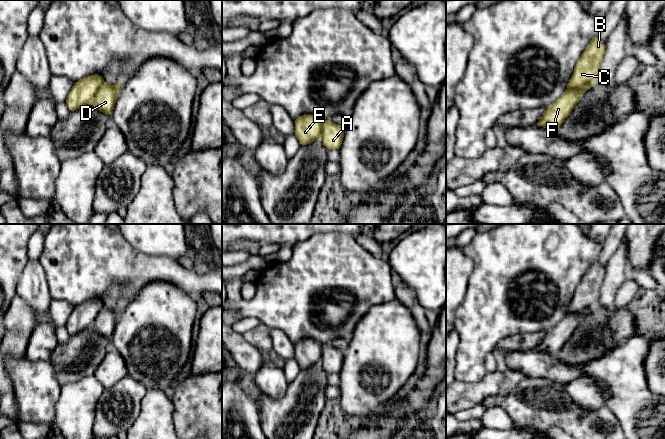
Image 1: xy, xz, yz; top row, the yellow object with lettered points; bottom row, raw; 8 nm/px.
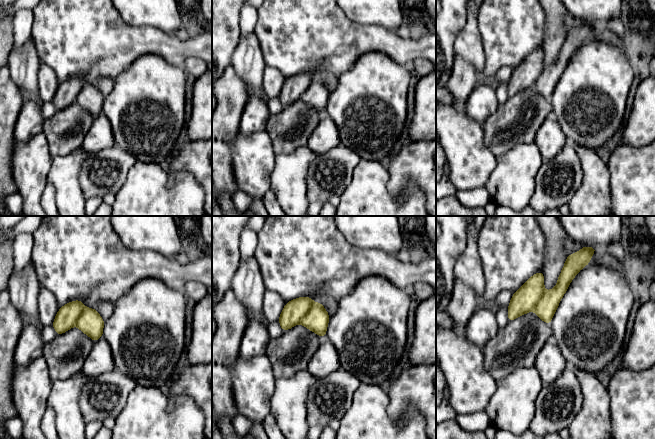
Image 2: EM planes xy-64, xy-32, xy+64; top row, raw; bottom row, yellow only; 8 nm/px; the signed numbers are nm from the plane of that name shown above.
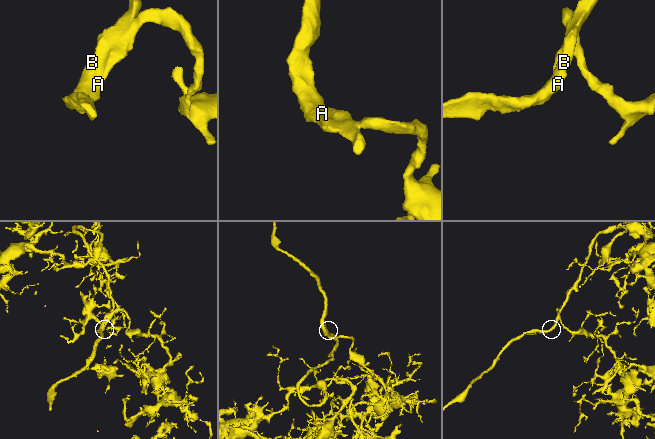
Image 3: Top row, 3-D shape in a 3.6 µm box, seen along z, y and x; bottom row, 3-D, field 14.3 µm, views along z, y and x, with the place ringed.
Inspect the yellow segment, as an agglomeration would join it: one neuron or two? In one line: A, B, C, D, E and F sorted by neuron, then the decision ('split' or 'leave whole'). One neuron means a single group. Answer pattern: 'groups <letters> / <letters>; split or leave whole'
groups A B C D E F; leave whole

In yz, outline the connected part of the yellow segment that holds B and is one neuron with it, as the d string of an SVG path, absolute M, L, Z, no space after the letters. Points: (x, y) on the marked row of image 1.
M594 37L577 62L568 83L568 89L552 105L546 107L542 118L535 124L556 132L581 99L583 93L598 81L605 43Z

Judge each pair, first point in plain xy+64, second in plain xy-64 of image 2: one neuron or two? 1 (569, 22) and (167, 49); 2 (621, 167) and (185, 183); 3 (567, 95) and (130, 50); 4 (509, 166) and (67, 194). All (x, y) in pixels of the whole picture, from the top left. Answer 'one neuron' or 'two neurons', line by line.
1: one neuron
2: two neurons
3: two neurons
4: one neuron

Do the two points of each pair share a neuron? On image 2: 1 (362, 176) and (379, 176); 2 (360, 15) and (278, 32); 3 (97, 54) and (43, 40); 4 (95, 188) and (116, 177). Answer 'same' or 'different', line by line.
1: same
2: different
3: same
4: same

